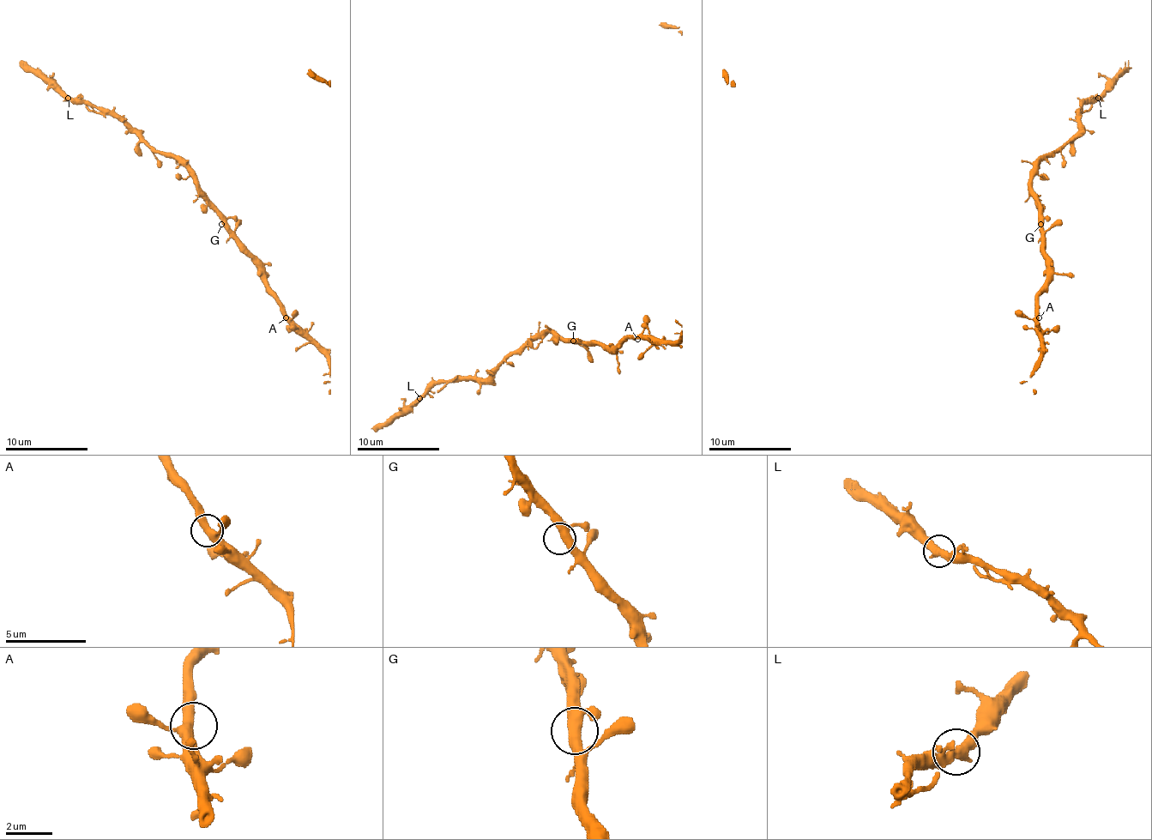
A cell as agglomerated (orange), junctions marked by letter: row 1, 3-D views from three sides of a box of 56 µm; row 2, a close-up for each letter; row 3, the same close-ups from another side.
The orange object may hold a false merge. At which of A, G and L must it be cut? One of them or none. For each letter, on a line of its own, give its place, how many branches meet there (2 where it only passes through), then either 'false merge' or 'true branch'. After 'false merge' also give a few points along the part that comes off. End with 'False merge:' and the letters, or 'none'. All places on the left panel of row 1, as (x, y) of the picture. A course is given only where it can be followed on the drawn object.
A: at (286, 317); 3 branches meet; true branch
G: at (221, 224); 3 branches meet; true branch
L: at (68, 98); 3 branches meet; true branch
False merge: none

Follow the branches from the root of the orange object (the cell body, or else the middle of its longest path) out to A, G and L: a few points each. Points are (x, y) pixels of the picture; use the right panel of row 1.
A: (1022, 160), (1033, 166), (1033, 197), (1039, 210), (1040, 253), (1046, 259), (1046, 288), (1039, 297), (1039, 317)
G: (1022, 160), (1033, 166), (1033, 197), (1039, 210), (1040, 224)
L: (1022, 160), (1036, 162), (1057, 152), (1078, 131), (1080, 106), (1099, 98)

